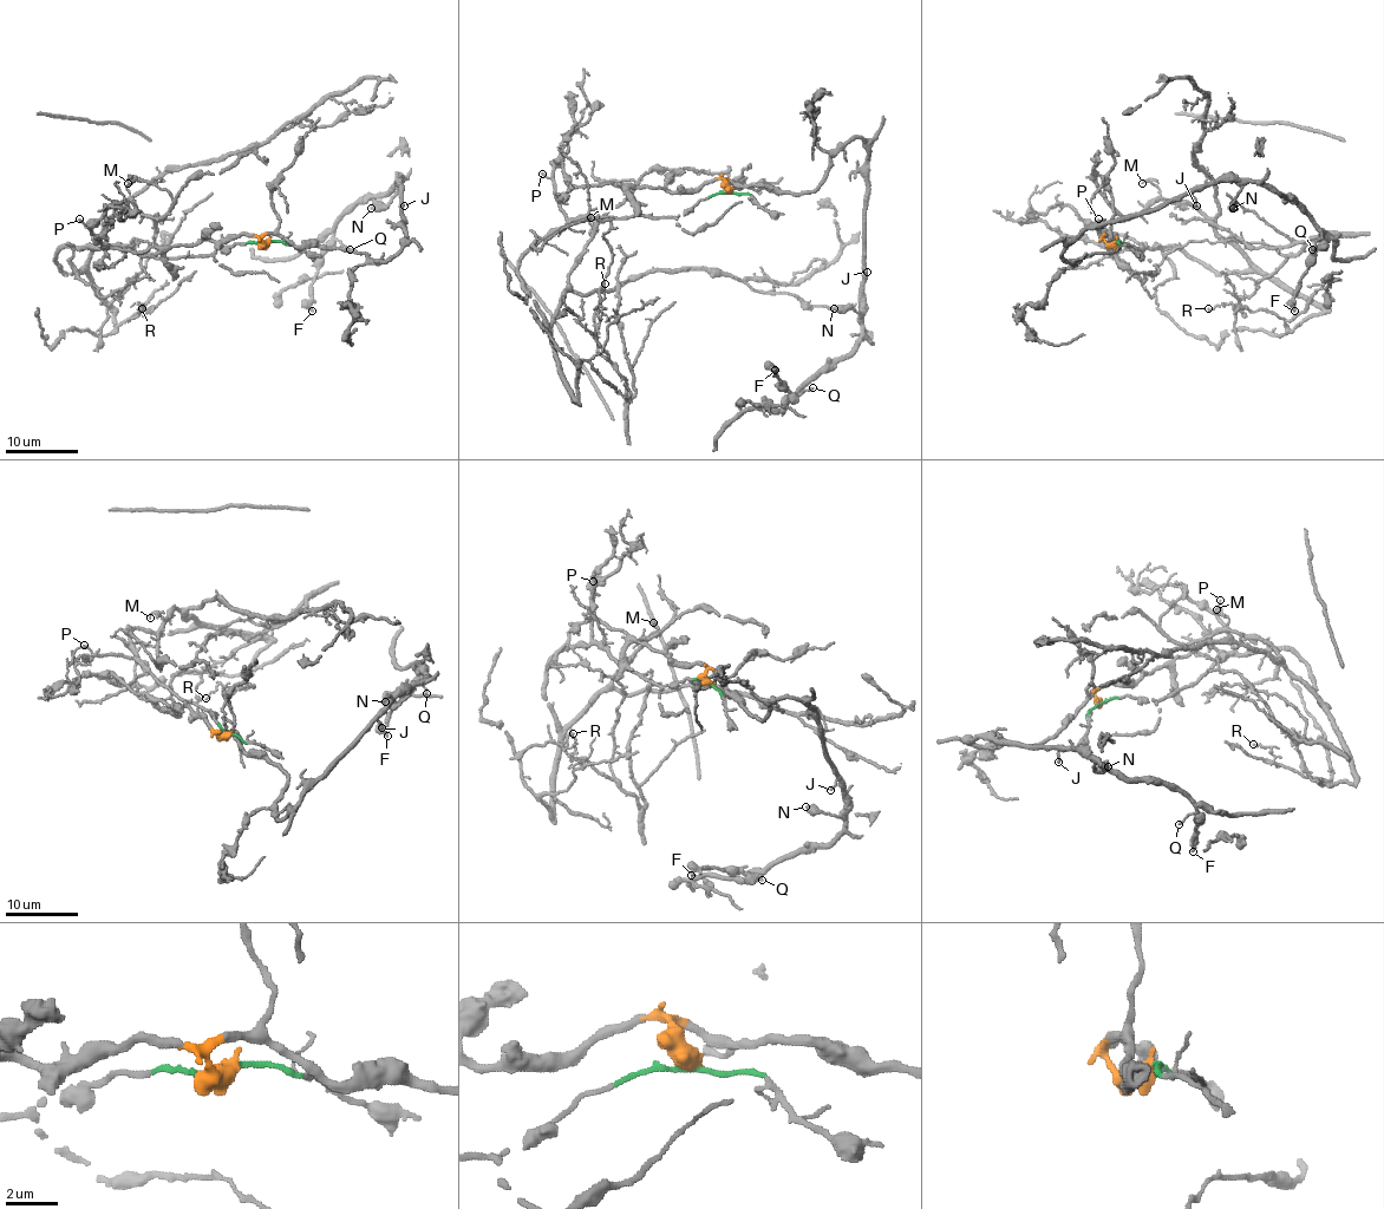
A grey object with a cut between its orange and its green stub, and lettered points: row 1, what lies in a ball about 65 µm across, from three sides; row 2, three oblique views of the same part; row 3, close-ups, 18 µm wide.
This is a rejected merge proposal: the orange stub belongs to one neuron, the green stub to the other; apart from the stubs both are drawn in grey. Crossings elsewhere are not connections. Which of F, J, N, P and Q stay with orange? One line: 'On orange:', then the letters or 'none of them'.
On orange: F, J, N, Q

